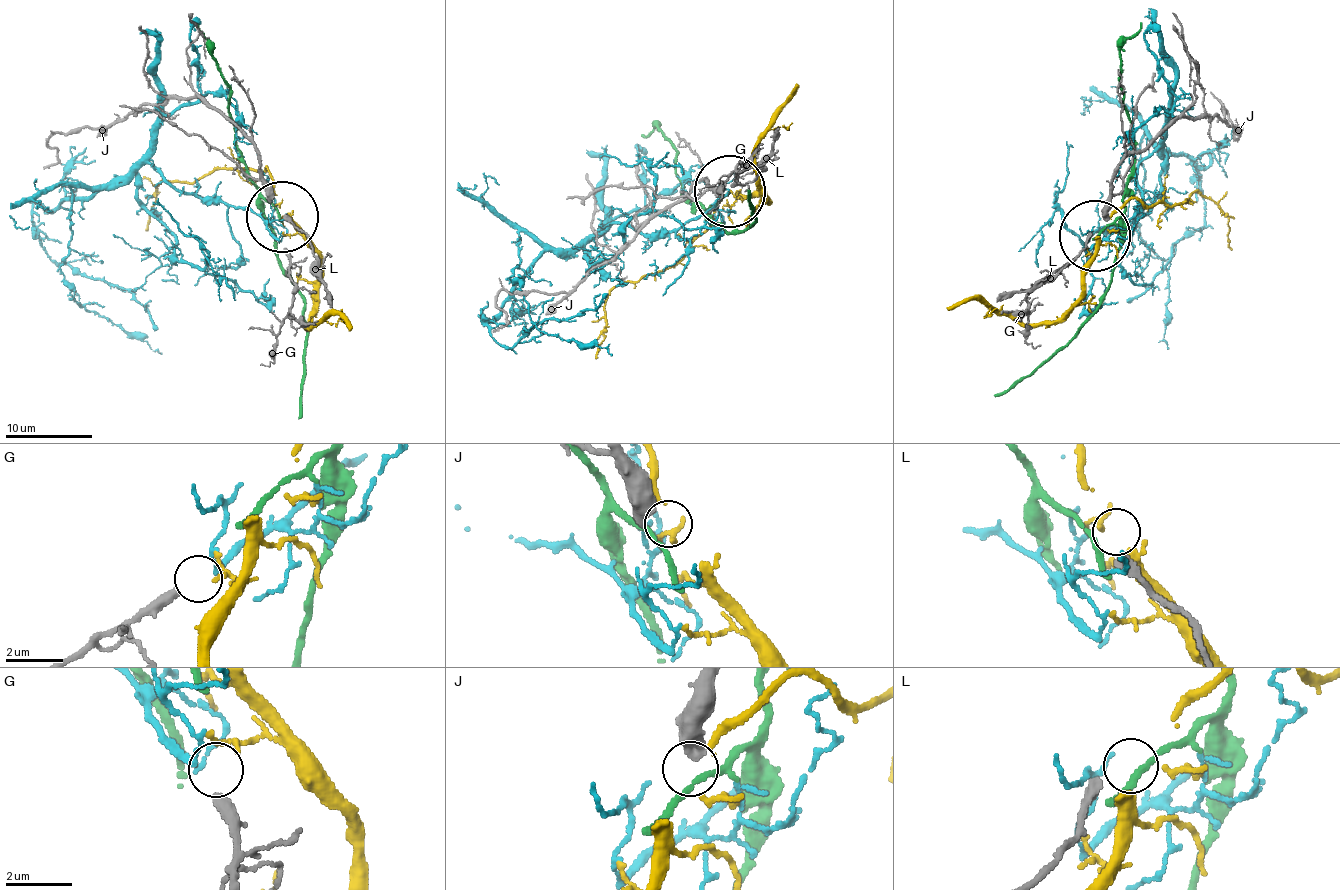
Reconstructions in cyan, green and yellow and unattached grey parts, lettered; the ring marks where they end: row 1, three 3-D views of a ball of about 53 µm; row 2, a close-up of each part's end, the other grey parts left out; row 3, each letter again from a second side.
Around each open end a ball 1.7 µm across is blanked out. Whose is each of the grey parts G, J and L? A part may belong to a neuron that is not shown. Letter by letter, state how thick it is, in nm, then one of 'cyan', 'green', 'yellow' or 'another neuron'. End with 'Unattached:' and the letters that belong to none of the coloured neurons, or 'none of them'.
G: 360 nm | cyan
J: 700 nm | yellow
L: 360 nm | another neuron
Unattached: L

